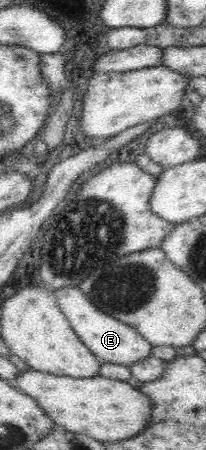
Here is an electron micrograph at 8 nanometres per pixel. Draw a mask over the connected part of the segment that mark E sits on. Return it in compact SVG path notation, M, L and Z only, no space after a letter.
M76 286L76 288L59 288L52 292L57 300L62 314L69 320L78 338L88 347L88 350L98 358L100 364L112 362L128 366L133 362L144 360L151 354L150 344L135 328L122 322L105 312L98 310L88 297Z

